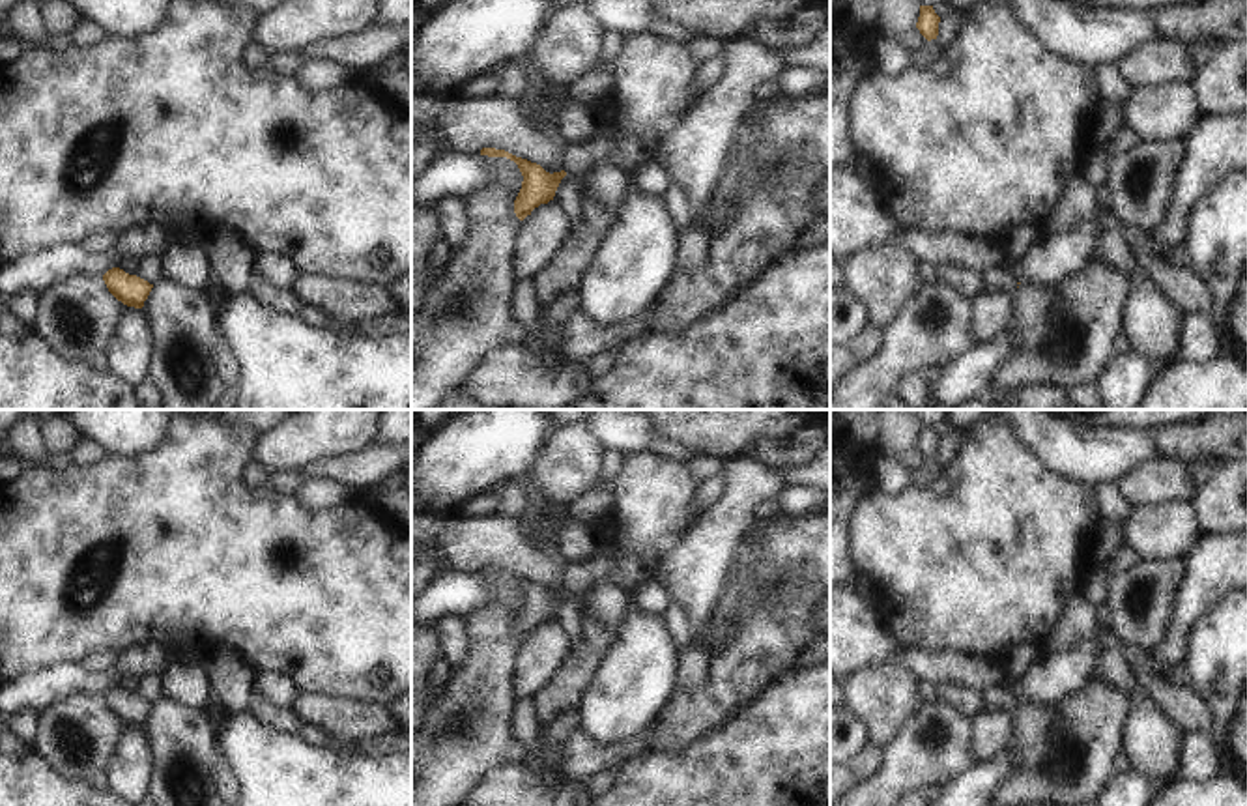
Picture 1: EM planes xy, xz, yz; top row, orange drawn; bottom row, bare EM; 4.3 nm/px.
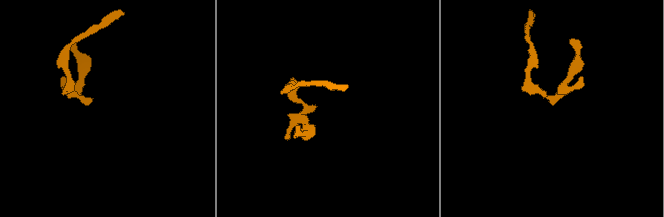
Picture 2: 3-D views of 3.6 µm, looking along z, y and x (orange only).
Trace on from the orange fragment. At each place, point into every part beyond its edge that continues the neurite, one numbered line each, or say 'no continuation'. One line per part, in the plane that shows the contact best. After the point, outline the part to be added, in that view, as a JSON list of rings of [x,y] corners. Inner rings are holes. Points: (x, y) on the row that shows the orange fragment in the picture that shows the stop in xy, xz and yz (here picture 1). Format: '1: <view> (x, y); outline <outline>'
no continuation

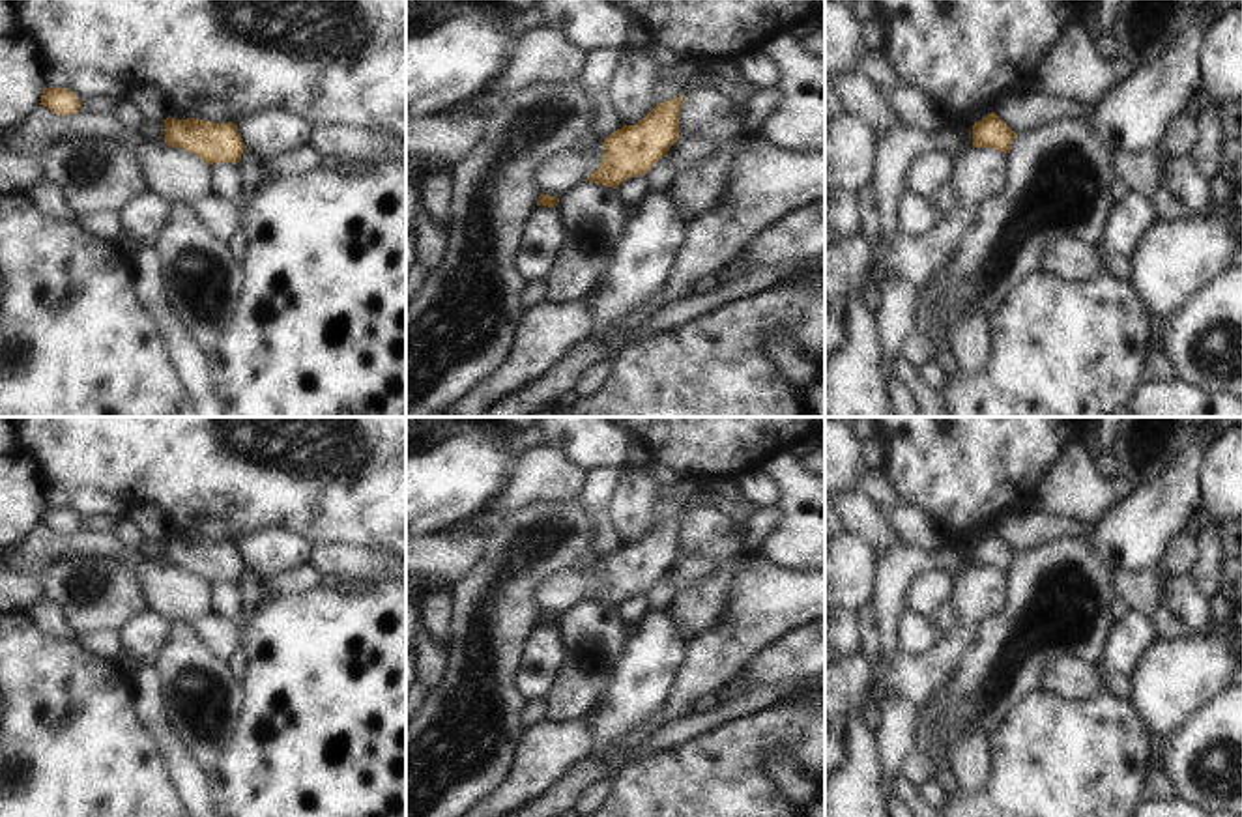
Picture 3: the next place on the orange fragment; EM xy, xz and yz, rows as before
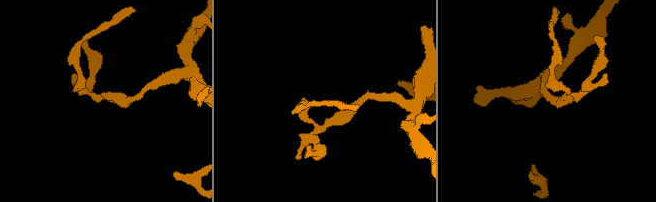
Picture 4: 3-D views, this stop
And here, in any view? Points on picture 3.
no continuation

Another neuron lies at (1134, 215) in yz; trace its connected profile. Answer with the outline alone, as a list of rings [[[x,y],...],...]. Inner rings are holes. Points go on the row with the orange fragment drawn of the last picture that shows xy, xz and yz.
[[[1120,189],[1100,247],[1105,254],[1132,258],[1158,221],[1160,217],[1150,200],[1130,189]]]

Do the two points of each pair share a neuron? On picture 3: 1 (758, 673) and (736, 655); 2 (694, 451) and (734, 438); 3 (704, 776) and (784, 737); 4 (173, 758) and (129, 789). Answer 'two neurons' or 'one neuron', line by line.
1: two neurons
2: one neuron
3: one neuron
4: two neurons

